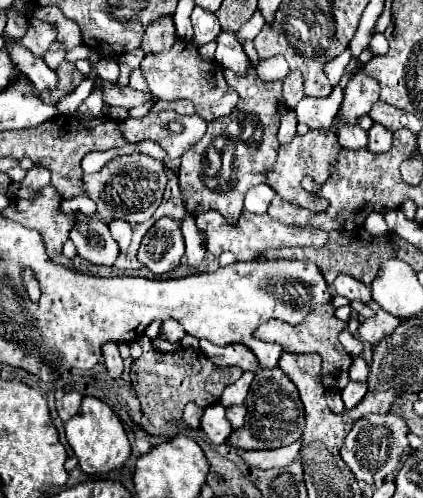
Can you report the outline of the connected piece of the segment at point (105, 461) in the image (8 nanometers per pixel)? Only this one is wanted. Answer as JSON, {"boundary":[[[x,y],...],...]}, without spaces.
{"boundary":[[[94,396],[82,398],[80,414],[76,414],[76,418],[64,422],[64,430],[66,430],[66,440],[76,454],[80,468],[86,474],[102,474],[102,472],[120,468],[126,462],[126,458],[130,456],[130,442],[128,442],[128,436],[126,436],[126,430],[122,426],[120,418],[112,412],[112,408],[108,404],[104,404],[102,400],[98,400]]]}

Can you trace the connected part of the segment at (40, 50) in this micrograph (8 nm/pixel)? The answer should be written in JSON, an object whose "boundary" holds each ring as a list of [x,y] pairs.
{"boundary":[[[28,20],[28,30],[24,34],[24,40],[20,40],[36,58],[44,56],[44,50],[56,40],[56,30],[42,20]]]}

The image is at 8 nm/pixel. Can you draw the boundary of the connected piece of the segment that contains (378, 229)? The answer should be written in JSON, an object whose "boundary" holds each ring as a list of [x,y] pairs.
{"boundary":[[[371,212],[366,217],[363,228],[374,236],[382,236],[382,234],[388,232],[388,226],[386,226],[386,220],[384,220],[382,212]]]}

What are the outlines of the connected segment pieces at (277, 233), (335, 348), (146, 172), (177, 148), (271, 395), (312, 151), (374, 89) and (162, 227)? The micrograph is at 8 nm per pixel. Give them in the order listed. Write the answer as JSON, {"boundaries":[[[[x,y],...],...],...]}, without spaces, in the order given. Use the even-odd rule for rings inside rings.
{"boundaries":[[[[208,210],[204,214],[198,214],[196,224],[206,234],[208,252],[212,252],[214,256],[220,256],[224,250],[230,250],[236,256],[236,260],[240,260],[240,262],[260,260],[262,252],[266,248],[284,248],[284,246],[314,246],[314,248],[322,248],[328,242],[328,234],[324,230],[314,228],[314,226],[284,226],[282,222],[276,222],[268,214],[258,216],[258,214],[250,214],[246,210],[242,210],[242,214],[240,214],[236,224],[228,224],[226,218],[216,210]]],[[[324,304],[324,308],[316,308],[316,310],[312,310],[312,314],[308,314],[306,324],[292,326],[282,320],[272,320],[270,328],[256,330],[256,338],[284,346],[284,352],[316,352],[316,354],[320,354],[322,356],[322,376],[324,376],[322,386],[324,386],[324,390],[342,390],[350,382],[348,368],[352,364],[350,354],[346,354],[346,350],[338,342],[338,334],[344,328],[346,328],[346,322],[342,322],[334,316],[334,306]]],[[[146,154],[118,156],[118,158],[108,160],[100,172],[88,174],[82,178],[88,198],[96,202],[96,214],[86,216],[86,222],[100,220],[108,224],[110,220],[124,220],[128,224],[138,224],[138,222],[150,220],[162,202],[162,194],[166,188],[166,176],[168,172],[164,170],[164,162],[154,160]]],[[[162,110],[158,114],[148,112],[142,118],[120,122],[120,132],[128,144],[138,144],[142,140],[156,142],[176,160],[204,136],[206,122],[200,116],[180,116],[174,110]]],[[[280,370],[274,372],[274,384],[258,384],[256,396],[246,396],[246,422],[240,430],[230,434],[230,444],[240,450],[268,450],[282,448],[302,438],[304,406],[298,398],[296,386]],[[278,378],[278,380],[276,380]]],[[[310,130],[306,136],[294,136],[290,144],[284,144],[278,148],[278,156],[276,156],[276,164],[272,168],[266,170],[266,184],[278,194],[282,196],[286,202],[298,204],[310,212],[324,212],[326,210],[326,200],[308,194],[300,182],[304,176],[312,176],[316,180],[326,180],[330,166],[332,166],[332,158],[340,152],[340,144],[336,140],[336,136],[332,134],[332,130]]],[[[364,68],[348,82],[344,90],[344,102],[340,106],[340,114],[334,120],[334,128],[340,126],[340,122],[346,124],[356,124],[356,118],[364,116],[370,112],[372,104],[380,96],[380,84],[376,78],[364,74]]],[[[160,218],[142,238],[138,260],[154,274],[164,274],[180,264],[184,256],[184,238],[180,224],[172,218]]]]}

